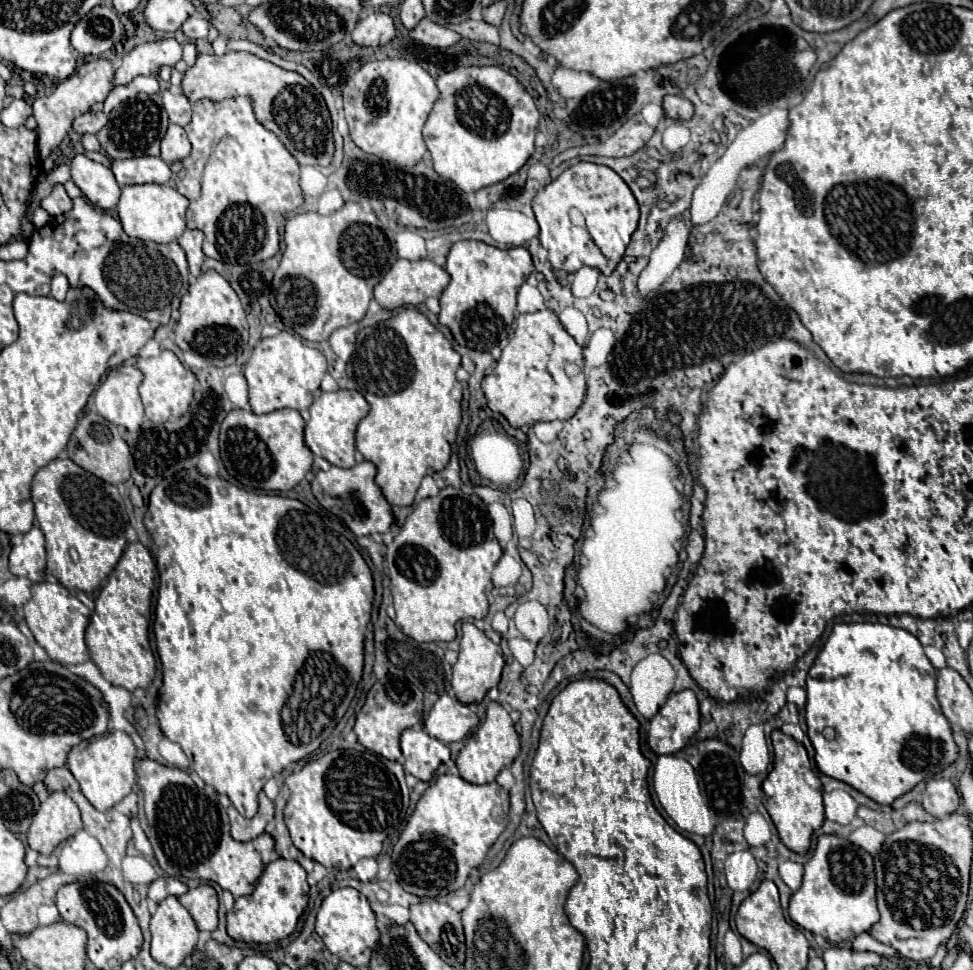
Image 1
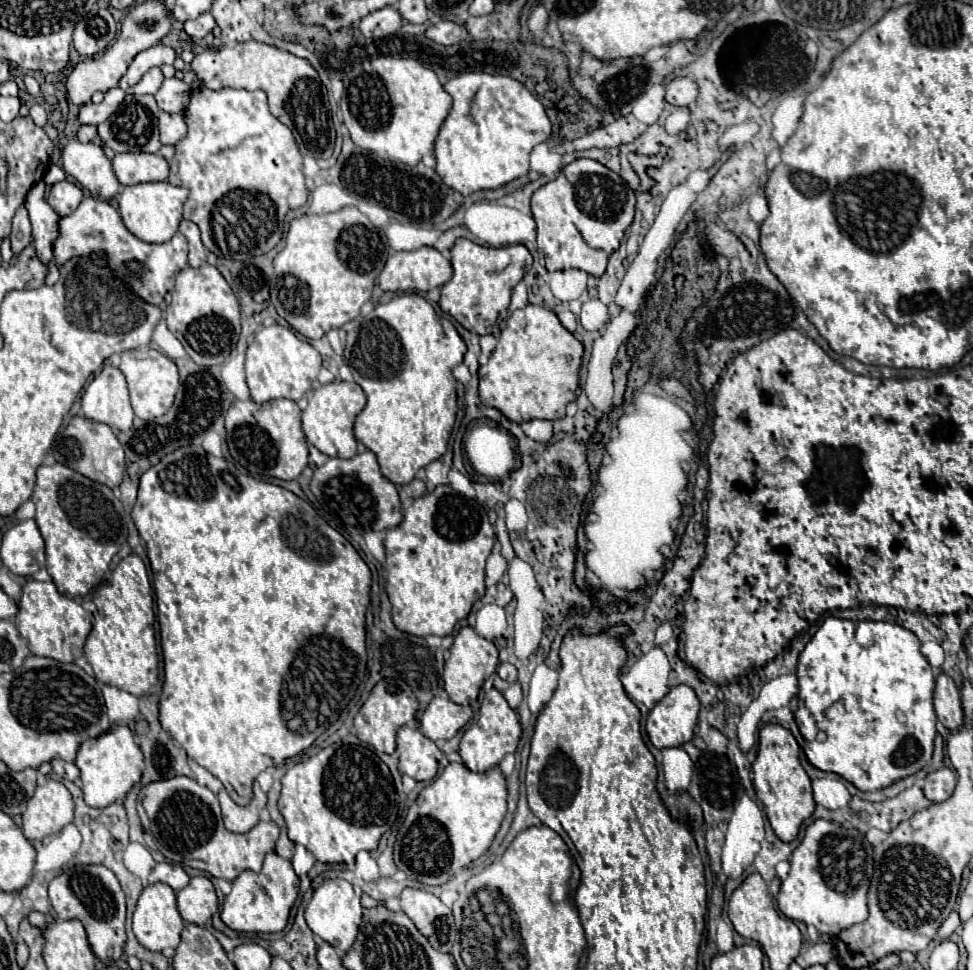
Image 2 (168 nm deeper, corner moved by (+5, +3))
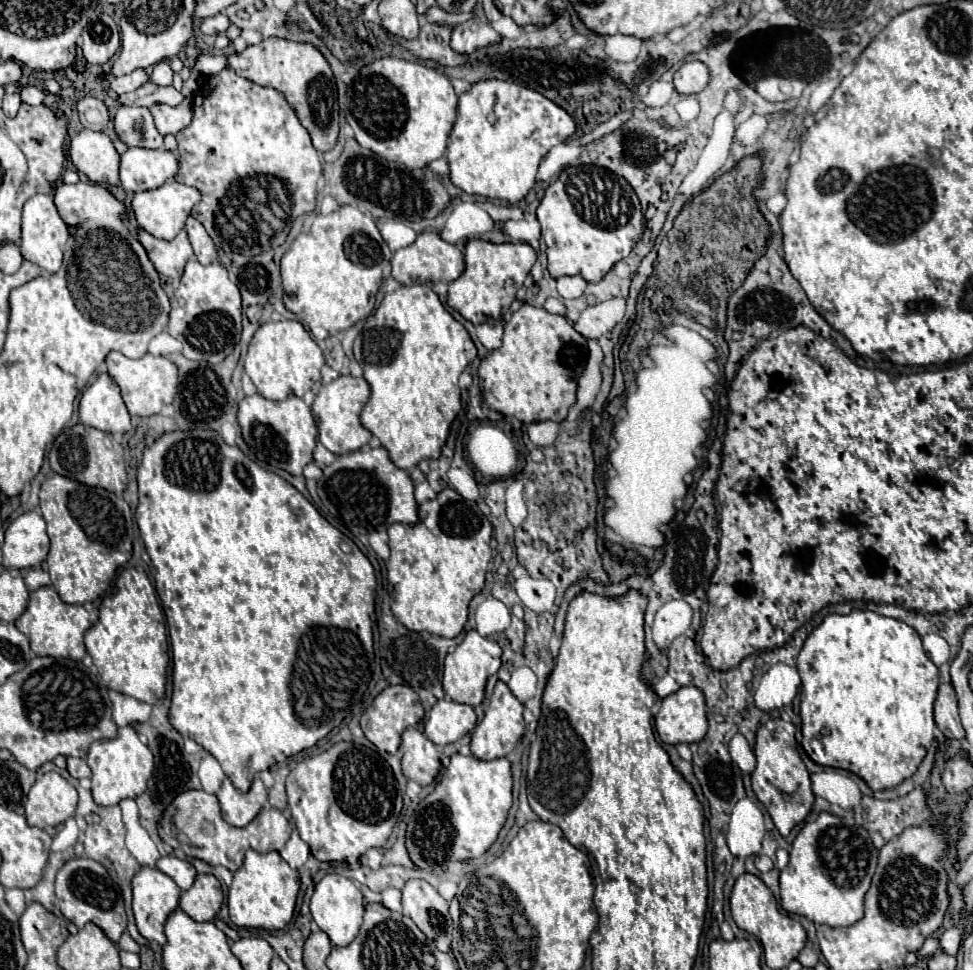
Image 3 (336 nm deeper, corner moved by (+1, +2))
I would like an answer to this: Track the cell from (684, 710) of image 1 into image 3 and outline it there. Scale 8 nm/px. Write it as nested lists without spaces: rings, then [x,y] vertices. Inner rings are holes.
[[[684,686],[666,696],[654,722],[658,736],[666,744],[700,742],[708,730],[702,690],[696,686]]]

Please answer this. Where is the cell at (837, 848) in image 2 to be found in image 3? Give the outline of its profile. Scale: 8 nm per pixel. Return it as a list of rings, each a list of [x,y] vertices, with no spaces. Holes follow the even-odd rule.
[[[820,812],[814,822],[806,822],[792,844],[792,860],[780,872],[780,906],[790,914],[806,916],[816,924],[852,926],[864,914],[864,894],[870,888],[878,864],[878,850],[874,848],[868,830],[862,826],[846,826],[838,816]]]

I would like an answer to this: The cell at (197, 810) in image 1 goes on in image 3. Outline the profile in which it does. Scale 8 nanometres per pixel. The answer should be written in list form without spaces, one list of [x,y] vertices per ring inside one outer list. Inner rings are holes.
[[[188,790],[186,794],[180,794],[174,800],[176,814],[174,814],[174,830],[188,840],[190,848],[200,848],[200,860],[208,862],[210,866],[226,866],[230,872],[236,872],[244,862],[244,852],[248,848],[254,848],[258,852],[270,852],[270,850],[282,850],[286,840],[290,838],[290,822],[278,808],[264,808],[248,826],[236,828],[230,826],[222,814],[220,804],[214,794],[208,794],[204,790]]]

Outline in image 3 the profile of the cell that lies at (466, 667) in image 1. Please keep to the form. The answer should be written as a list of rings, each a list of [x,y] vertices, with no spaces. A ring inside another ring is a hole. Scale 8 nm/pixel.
[[[476,630],[466,632],[464,640],[450,652],[444,660],[444,678],[442,686],[446,696],[450,696],[454,702],[468,704],[468,706],[478,706],[484,700],[484,686],[488,676],[496,674],[500,668],[500,646],[494,640],[482,638]]]

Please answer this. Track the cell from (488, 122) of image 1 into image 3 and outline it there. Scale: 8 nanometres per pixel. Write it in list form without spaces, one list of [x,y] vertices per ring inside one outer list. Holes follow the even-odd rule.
[[[482,80],[472,86],[472,92],[460,96],[458,102],[458,118],[450,132],[448,140],[448,162],[450,162],[450,180],[454,186],[462,188],[468,194],[506,200],[508,204],[518,204],[534,186],[536,172],[540,160],[548,154],[548,150],[556,144],[562,144],[566,138],[574,136],[576,122],[574,118],[554,104],[550,98],[530,90],[526,86],[518,86],[504,80]]]

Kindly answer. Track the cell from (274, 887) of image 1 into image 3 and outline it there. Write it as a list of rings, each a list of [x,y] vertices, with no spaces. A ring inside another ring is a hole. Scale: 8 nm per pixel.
[[[250,848],[244,856],[244,864],[234,872],[234,880],[228,888],[230,920],[236,926],[244,928],[280,930],[290,922],[294,914],[298,888],[300,888],[298,872],[292,870],[278,852],[260,854]]]

